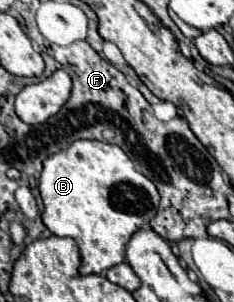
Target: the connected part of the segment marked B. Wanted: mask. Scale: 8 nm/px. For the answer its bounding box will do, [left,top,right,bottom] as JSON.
[39,141,159,275]

